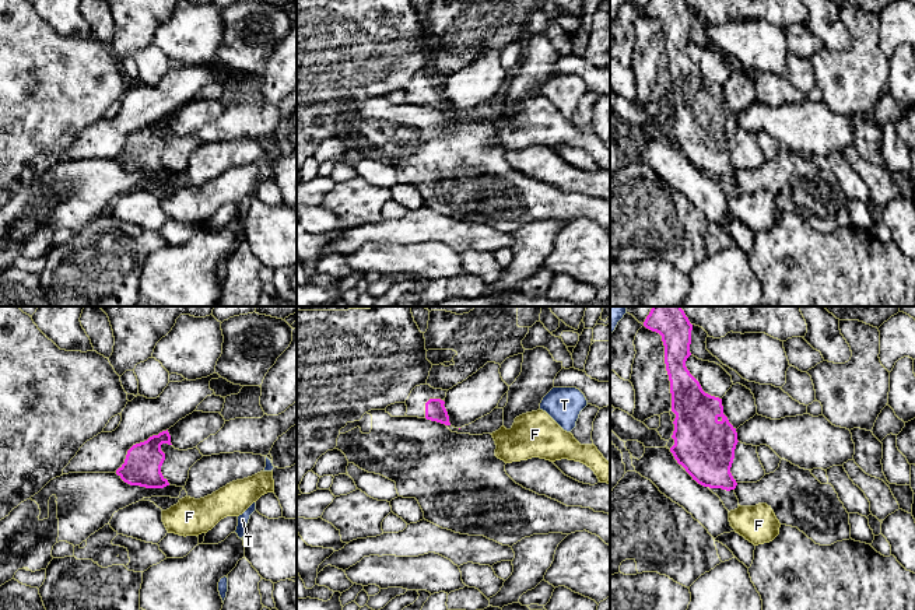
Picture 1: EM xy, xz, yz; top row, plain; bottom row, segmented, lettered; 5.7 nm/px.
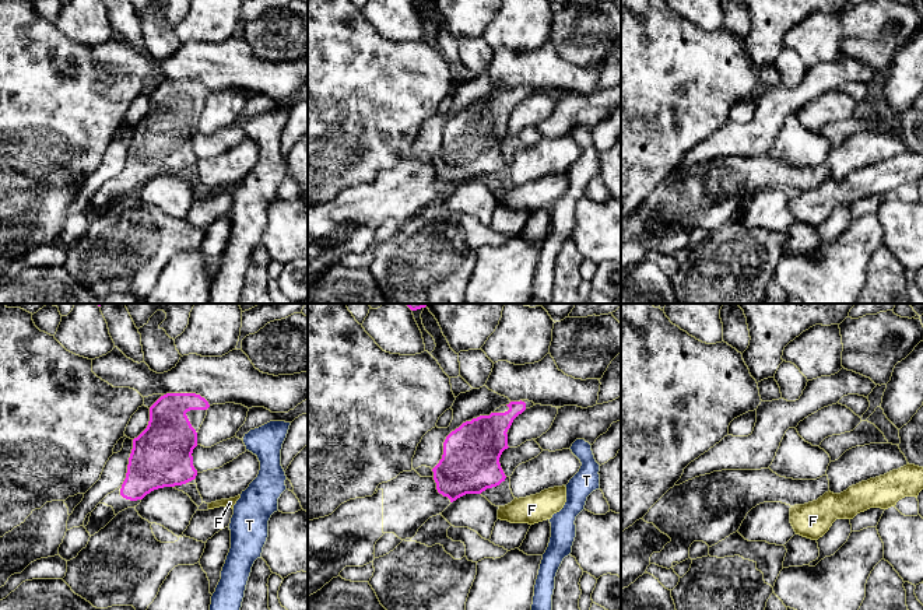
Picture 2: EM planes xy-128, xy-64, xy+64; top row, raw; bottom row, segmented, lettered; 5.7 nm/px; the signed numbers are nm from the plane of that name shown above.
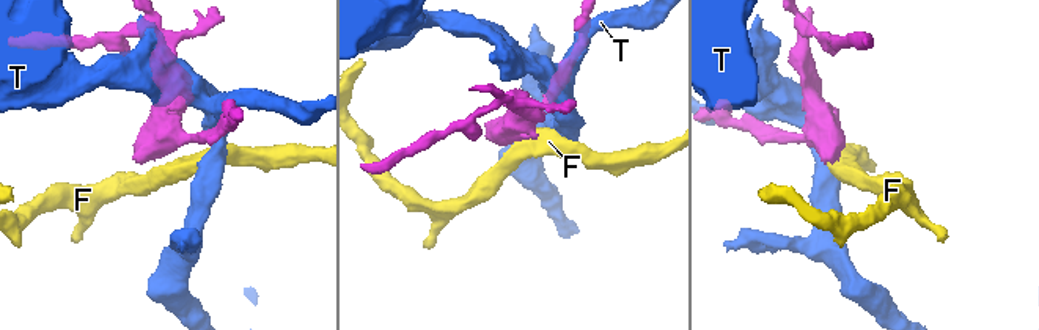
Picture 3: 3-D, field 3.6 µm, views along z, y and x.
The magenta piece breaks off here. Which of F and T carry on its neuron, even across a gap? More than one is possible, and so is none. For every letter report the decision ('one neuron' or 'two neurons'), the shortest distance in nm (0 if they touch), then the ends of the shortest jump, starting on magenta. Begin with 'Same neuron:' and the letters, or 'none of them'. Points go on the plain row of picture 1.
Same neuron: none of them
F: two neurons; gap 100 nm; span yz (733, 175), (739, 192)
T: two neurons; gap 120 nm; span yz (644, 9), (624, 0)

